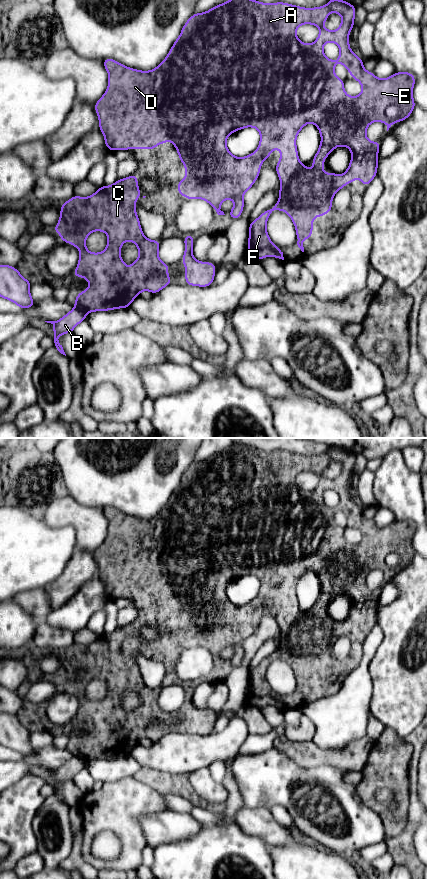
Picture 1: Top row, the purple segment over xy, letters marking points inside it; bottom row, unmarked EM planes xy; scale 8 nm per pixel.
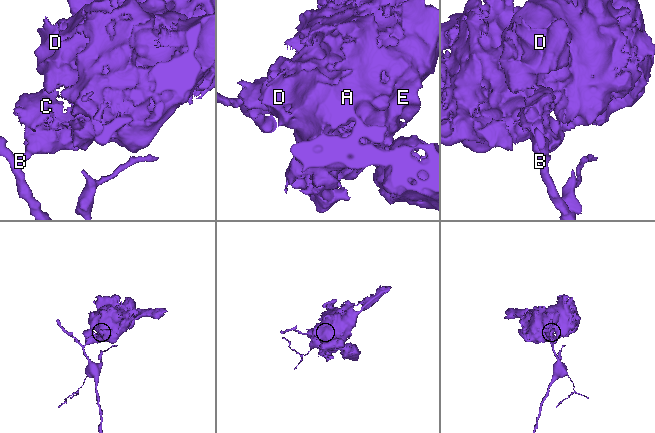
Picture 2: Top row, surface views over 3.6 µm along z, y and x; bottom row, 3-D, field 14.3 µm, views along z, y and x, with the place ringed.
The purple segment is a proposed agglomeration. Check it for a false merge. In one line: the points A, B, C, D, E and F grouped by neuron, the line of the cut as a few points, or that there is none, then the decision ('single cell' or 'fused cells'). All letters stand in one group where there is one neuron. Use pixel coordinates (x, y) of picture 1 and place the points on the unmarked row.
groups A C D E F / B; cut xy (75, 754), (85, 761); fused cells

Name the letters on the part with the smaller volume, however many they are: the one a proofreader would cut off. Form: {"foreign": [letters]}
{"foreign": ["B"]}

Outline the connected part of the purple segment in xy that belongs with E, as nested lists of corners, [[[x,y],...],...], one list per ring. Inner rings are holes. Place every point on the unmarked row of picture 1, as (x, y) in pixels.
[[[233,444],[207,460],[193,462],[184,472],[166,506],[151,519],[132,517],[111,506],[104,507],[103,512],[109,522],[108,536],[94,555],[107,597],[157,597],[158,590],[164,593],[166,589],[172,589],[186,619],[185,627],[177,629],[178,642],[189,648],[199,646],[207,649],[218,663],[225,663],[220,658],[221,651],[232,647],[234,655],[228,663],[233,668],[241,664],[244,641],[257,628],[262,611],[266,606],[270,607],[273,597],[280,597],[279,610],[274,613],[280,626],[279,648],[250,671],[248,705],[259,709],[267,704],[284,708],[282,698],[272,691],[266,678],[267,668],[275,658],[282,658],[290,664],[296,676],[297,693],[304,700],[303,688],[311,686],[313,666],[330,660],[332,647],[337,639],[358,625],[361,626],[362,633],[368,634],[377,624],[381,589],[369,589],[366,584],[367,575],[372,570],[379,569],[387,572],[388,579],[394,571],[407,567],[416,554],[412,544],[416,527],[412,521],[396,520],[388,526],[378,527],[373,520],[363,516],[363,507],[350,497],[349,481],[355,474],[355,460],[356,454],[339,447],[329,447],[322,455],[303,456],[284,450],[267,452],[248,445]],[[331,460],[342,465],[341,473],[335,479],[323,475]],[[302,472],[312,472],[320,477],[314,491],[305,492],[297,486],[296,478]],[[327,490],[338,493],[340,503],[337,509],[325,505],[323,494]],[[337,510],[344,513],[353,527],[361,531],[360,543],[351,545],[346,542],[344,528],[334,521]],[[310,570],[317,574],[321,591],[312,607],[313,616],[307,619],[307,612],[302,612],[298,607],[296,586],[300,578]],[[246,575],[255,575],[260,580],[260,592],[254,601],[238,606],[229,600],[226,588],[233,580]],[[338,594],[348,595],[352,602],[349,615],[342,624],[321,618],[326,614],[323,608]]]

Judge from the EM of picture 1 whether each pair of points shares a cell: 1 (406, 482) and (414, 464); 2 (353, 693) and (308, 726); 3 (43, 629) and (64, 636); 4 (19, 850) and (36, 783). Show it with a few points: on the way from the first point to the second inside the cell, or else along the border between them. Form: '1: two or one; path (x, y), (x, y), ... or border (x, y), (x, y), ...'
1: two; border (401, 451), (404, 463), (416, 473)
2: two; border (303, 714), (314, 726), (312, 740)
3: one; path (48, 634), (50, 636), (59, 636)
4: one; path (19, 833), (19, 803), (22, 800)

